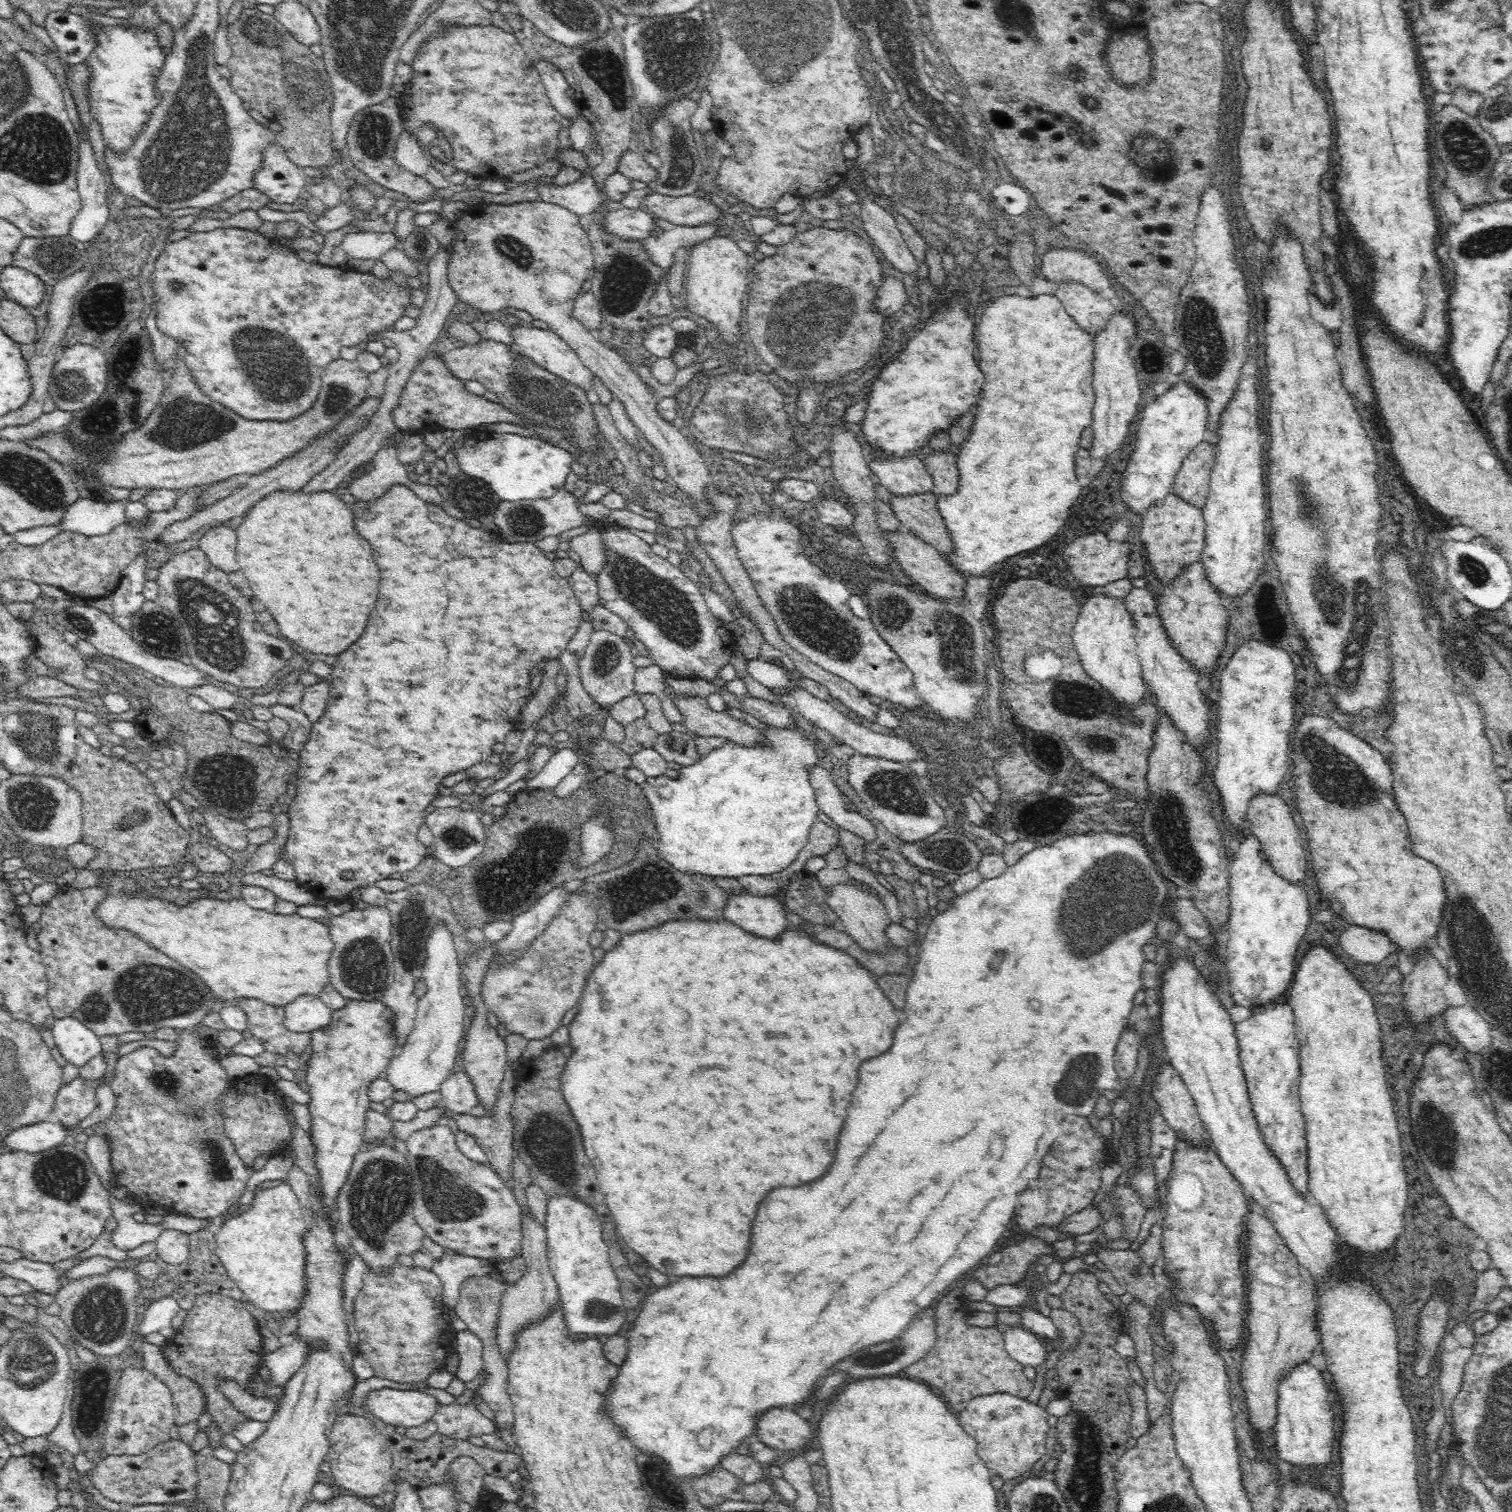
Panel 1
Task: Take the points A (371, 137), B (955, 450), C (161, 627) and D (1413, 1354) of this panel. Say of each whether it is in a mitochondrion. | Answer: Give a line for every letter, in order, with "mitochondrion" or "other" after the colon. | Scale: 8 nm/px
A: mitochondrion
B: other
C: mitochondrion
D: other

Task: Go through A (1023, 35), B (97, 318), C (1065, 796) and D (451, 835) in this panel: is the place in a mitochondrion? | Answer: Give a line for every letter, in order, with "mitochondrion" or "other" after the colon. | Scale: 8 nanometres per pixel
A: mitochondrion
B: mitochondrion
C: other
D: mitochondrion

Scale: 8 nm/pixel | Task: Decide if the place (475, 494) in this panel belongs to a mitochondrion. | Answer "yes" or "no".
yes

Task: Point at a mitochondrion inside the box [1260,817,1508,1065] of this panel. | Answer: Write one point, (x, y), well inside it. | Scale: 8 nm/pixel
(1471, 953)

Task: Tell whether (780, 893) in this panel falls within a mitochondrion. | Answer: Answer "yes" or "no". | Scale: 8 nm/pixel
no

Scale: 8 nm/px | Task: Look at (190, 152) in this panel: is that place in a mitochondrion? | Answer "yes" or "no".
yes

